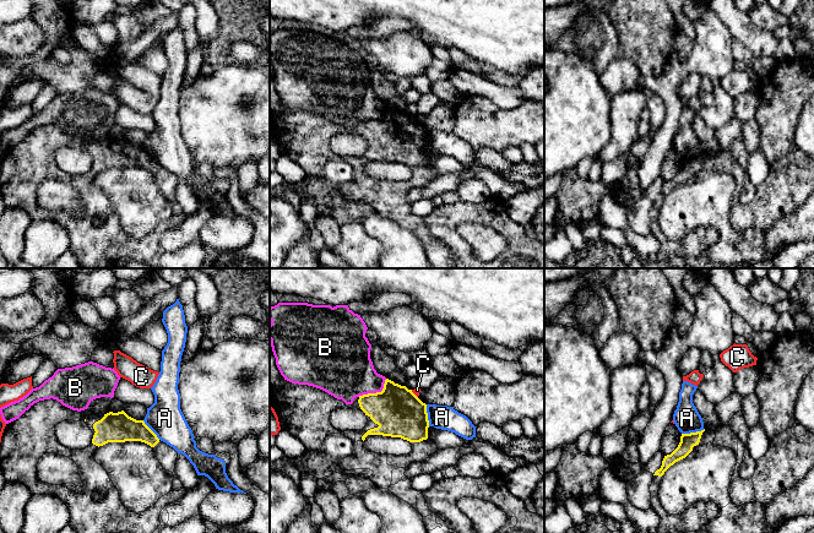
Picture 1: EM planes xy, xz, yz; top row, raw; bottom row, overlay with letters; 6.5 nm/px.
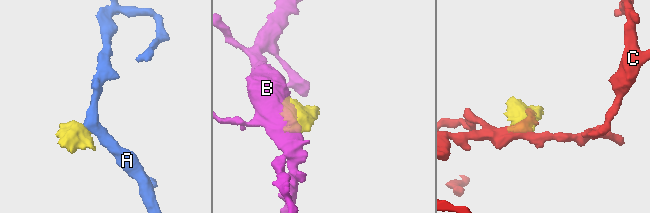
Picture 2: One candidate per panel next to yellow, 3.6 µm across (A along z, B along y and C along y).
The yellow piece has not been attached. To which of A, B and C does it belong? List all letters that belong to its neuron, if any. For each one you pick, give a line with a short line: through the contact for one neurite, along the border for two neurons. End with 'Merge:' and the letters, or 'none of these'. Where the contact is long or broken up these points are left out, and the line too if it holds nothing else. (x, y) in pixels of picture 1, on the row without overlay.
Merge: none of these

